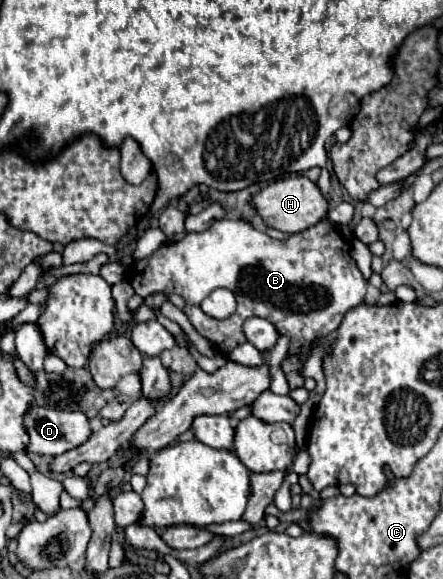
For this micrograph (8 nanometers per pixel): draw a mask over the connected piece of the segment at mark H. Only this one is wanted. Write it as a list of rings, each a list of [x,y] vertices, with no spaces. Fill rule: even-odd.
[[[305,175],[287,177],[287,179],[267,185],[265,189],[261,189],[259,193],[255,193],[251,197],[251,207],[261,215],[261,219],[265,221],[267,227],[283,231],[287,235],[301,233],[307,227],[319,223],[327,215],[327,209],[329,209],[319,187],[313,181],[309,181]]]

